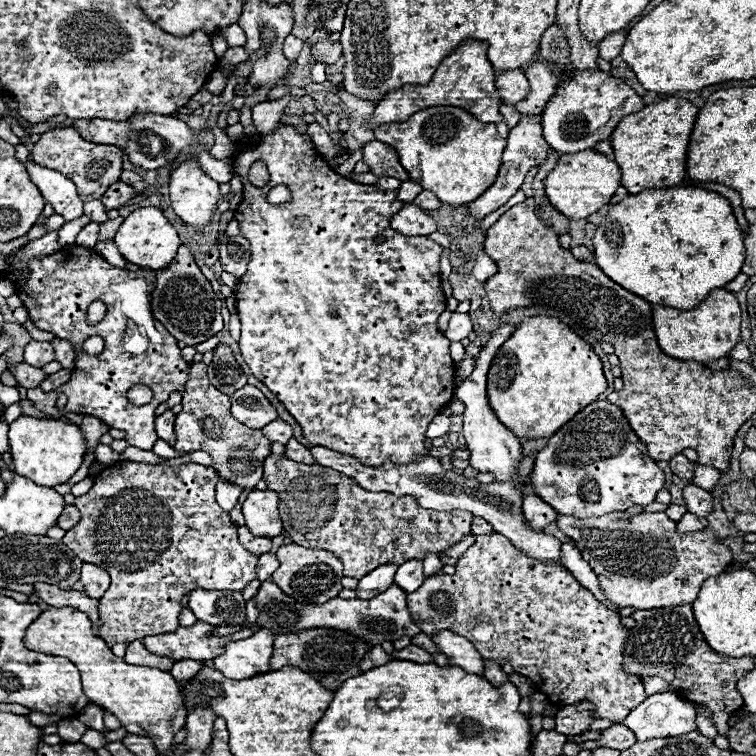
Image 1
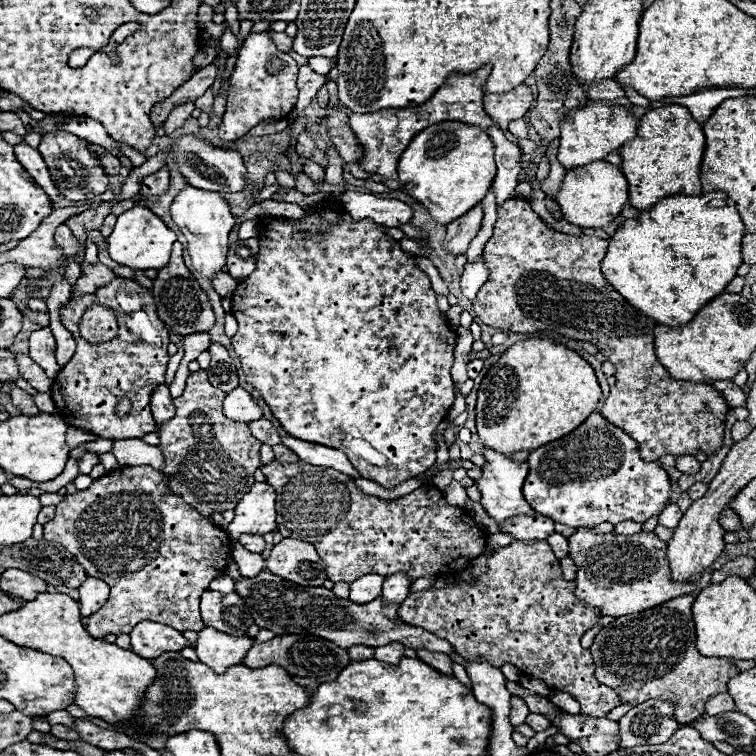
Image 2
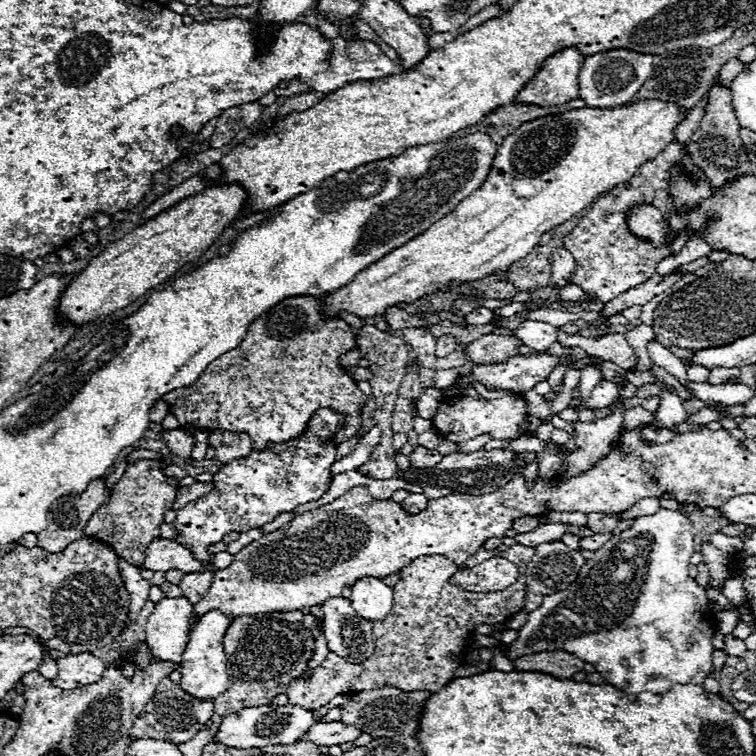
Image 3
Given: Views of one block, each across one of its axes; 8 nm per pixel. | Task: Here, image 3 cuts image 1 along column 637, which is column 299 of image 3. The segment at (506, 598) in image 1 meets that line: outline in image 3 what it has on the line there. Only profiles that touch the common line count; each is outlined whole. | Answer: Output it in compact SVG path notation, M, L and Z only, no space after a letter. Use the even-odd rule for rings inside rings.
M514 544L506 552L480 548L464 564L474 566L493 557L506 558L518 564L519 577L516 584L502 592L476 594L454 586L448 578L454 574L456 564L446 556L420 556L398 572L400 580L394 586L394 606L386 620L374 622L376 650L362 664L350 664L340 660L334 652L328 652L326 660L312 668L310 676L294 678L286 686L288 702L302 708L318 710L338 694L376 690L384 686L400 688L404 692L428 690L438 692L444 684L454 678L454 670L466 662L468 640L472 636L470 622L506 622L510 616L520 612L525 604L526 564L534 556L534 548Z

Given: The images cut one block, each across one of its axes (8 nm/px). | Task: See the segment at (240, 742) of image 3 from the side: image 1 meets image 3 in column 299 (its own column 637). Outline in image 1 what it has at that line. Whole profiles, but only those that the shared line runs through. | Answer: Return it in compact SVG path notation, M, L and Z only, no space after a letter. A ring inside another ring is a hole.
M676 692L648 696L644 704L636 706L626 716L624 724L634 732L638 742L650 738L670 738L698 730L694 706L676 696Z

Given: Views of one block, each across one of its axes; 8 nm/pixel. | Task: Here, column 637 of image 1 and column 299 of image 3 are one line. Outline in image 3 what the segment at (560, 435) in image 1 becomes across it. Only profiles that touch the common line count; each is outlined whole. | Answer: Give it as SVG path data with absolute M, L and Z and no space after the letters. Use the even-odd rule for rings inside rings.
M320 408L308 420L308 428L302 436L280 444L268 444L264 452L252 450L250 456L224 464L216 472L214 488L206 496L186 504L186 508L178 512L176 522L172 524L180 532L176 540L190 548L190 552L202 564L210 564L212 554L206 552L206 546L220 542L224 534L260 528L266 522L272 522L278 514L292 512L298 504L322 498L332 482L330 468L338 460L338 446L330 442L330 438L342 428L342 424L344 414L330 408Z

